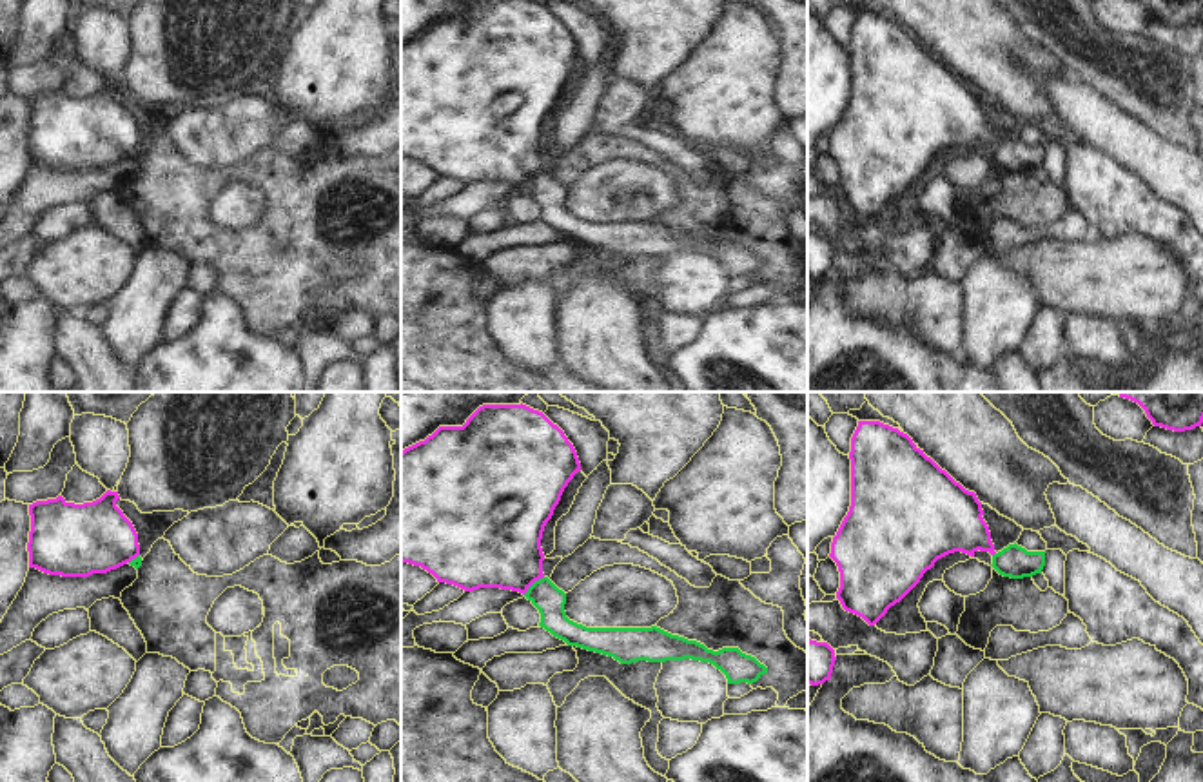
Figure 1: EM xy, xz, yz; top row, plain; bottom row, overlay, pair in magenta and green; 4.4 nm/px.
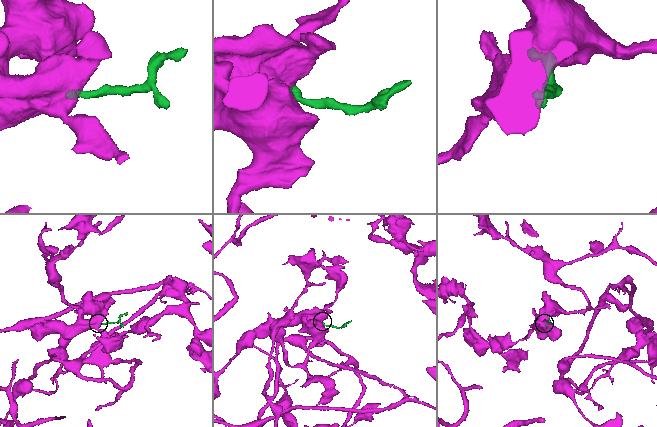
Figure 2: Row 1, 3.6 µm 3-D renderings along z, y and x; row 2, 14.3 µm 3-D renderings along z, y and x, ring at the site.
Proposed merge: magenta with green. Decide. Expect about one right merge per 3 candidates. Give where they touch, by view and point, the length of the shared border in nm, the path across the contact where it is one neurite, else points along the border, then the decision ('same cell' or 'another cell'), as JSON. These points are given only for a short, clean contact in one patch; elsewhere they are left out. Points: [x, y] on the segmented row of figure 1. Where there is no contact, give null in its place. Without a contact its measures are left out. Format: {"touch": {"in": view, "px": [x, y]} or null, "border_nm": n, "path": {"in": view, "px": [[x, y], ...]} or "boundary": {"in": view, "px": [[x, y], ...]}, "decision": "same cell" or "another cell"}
{"touch": {"in": "xz", "px": [532, 583]}, "border_nm": 130, "boundary": {"in": "xz", "px": [[543, 576], [523, 594]]}, "decision": "another cell"}

